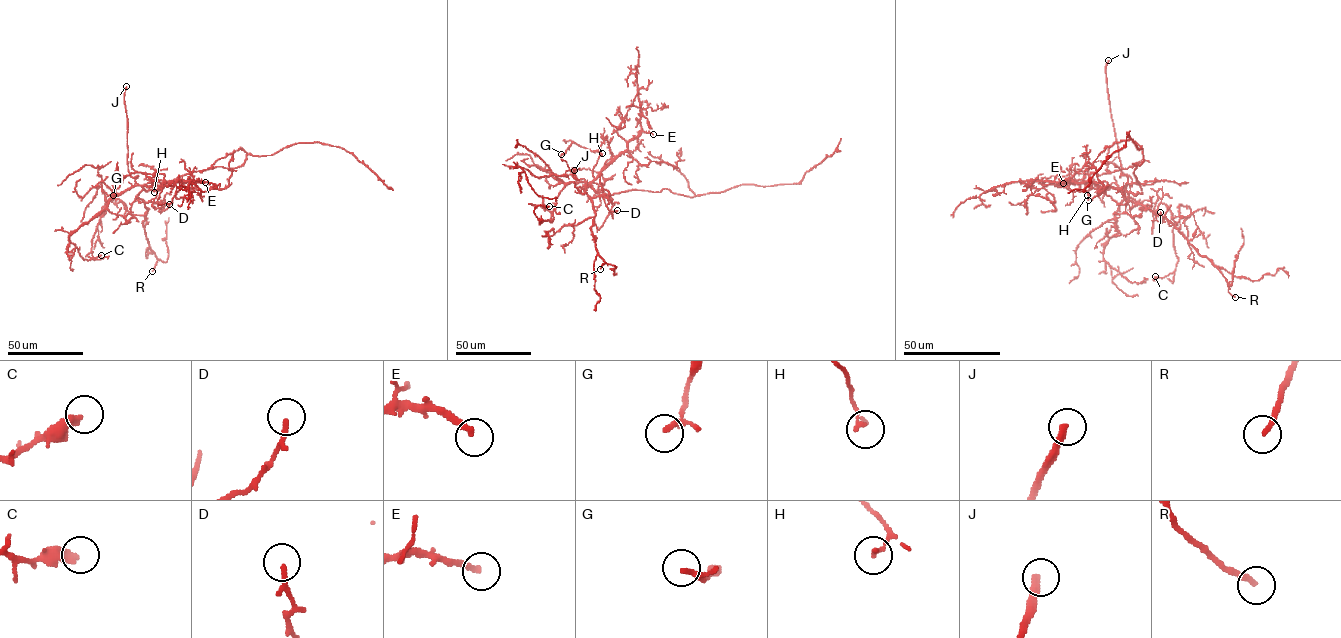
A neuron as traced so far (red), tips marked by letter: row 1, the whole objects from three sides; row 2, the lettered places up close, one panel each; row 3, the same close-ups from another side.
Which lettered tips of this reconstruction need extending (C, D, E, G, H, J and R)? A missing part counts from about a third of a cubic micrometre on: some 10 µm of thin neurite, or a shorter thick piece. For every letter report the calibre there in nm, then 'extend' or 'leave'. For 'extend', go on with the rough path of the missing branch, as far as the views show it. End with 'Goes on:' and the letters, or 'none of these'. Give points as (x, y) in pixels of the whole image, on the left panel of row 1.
C: calibre 360 nm; leave
D: calibre 200 nm; leave
E: calibre 240 nm; extend
G: calibre 150 nm; leave
H: calibre 120 nm; leave
J: calibre 300 nm; extend
R: calibre 200 nm; leave
Goes on: E, J

